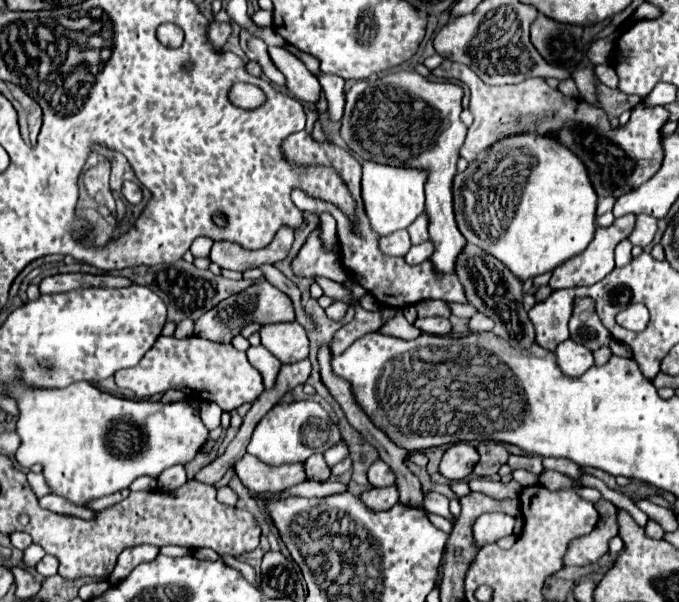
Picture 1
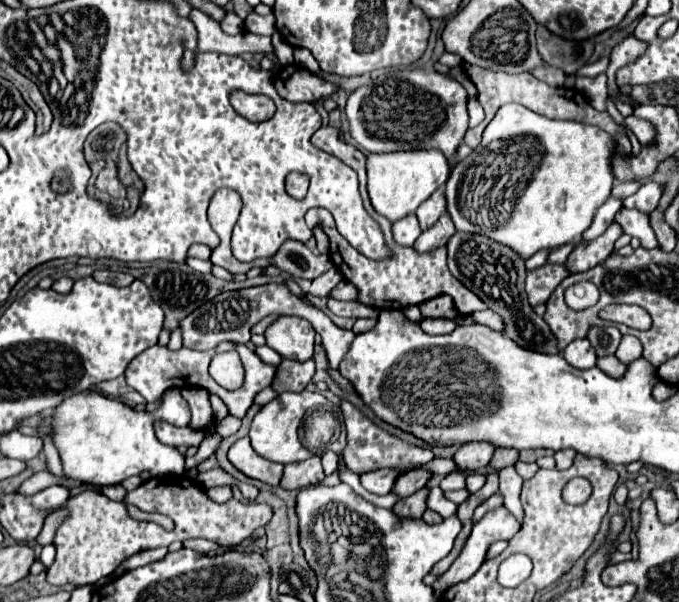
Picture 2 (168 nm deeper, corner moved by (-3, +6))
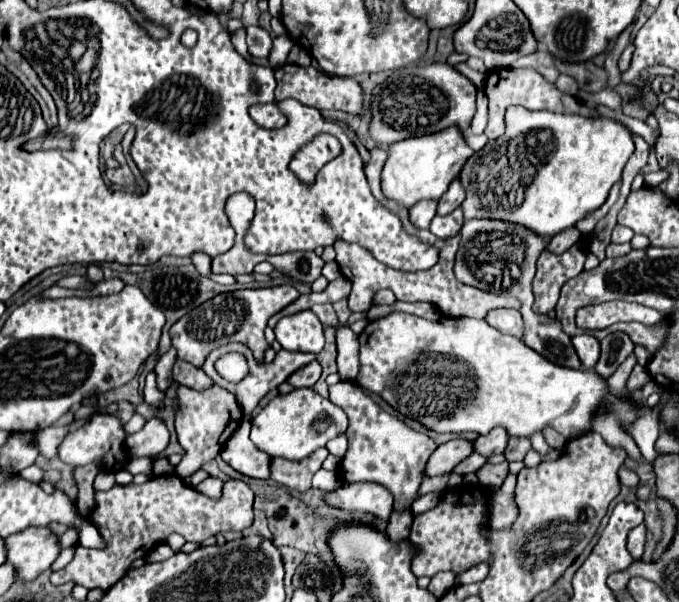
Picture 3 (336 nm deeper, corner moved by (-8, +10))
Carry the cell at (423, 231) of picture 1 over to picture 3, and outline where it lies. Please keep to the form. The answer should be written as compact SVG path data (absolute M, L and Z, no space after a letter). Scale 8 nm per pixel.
M456 178L456 182L452 182L452 186L444 192L444 198L438 200L438 214L440 216L450 214L464 202L464 198L466 198L466 190L464 190L460 178Z

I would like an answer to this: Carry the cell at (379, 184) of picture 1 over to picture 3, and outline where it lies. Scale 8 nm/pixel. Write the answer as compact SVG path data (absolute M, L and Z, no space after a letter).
M458 126L390 144L388 160L382 170L382 190L390 200L396 200L404 206L414 206L416 202L430 198L438 200L444 194L444 190L448 190L450 182L460 174L462 166L472 154L474 150L466 144L464 134Z

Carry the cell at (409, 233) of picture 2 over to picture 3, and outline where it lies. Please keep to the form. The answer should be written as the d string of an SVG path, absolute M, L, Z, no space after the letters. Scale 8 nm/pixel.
M436 200L418 202L416 206L410 208L410 218L412 218L412 222L414 222L418 228L428 228L430 222L432 222L432 218L436 216L436 206L438 206Z

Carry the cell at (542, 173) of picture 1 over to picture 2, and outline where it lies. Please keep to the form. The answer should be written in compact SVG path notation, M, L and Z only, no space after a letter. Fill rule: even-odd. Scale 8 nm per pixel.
M505 104L505 106L497 112L497 116L491 120L491 124L485 128L483 140L481 140L481 144L477 146L477 150L473 150L465 160L457 162L457 166L451 170L449 180L447 180L447 190L445 190L445 194L447 194L447 212L449 212L449 216L451 216L451 220L453 220L453 224L455 224L457 230L469 232L469 234L483 234L483 236L487 236L487 238L493 238L495 242L499 242L499 244L503 244L503 246L509 246L509 248L511 248L513 252L517 252L523 260L527 260L527 258L531 258L535 252L539 252L539 250L543 250L543 248L545 248L545 250L555 250L555 248L559 248L559 246L563 246L563 244L569 244L569 242L579 240L579 238L583 236L583 232L591 226L597 208L609 198L611 186L613 186L613 180L615 180L615 178L611 178L611 168L609 168L609 162L607 162L609 156L611 156L611 138L607 138L607 136L603 134L603 130L599 130L599 128L595 128L595 126L585 126L585 124L579 124L579 122L543 118L541 114L535 114L533 110L529 110L529 108L521 106L521 104ZM561 194L565 194L565 202L563 202L563 206L559 208L559 206L557 206L557 200L559 200Z

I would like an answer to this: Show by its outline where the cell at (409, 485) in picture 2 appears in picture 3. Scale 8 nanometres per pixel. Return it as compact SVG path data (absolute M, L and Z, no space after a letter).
M456 438L438 446L438 450L428 460L428 476L452 472L452 468L460 464L464 458L468 458L472 452L474 452L474 442L466 438Z

